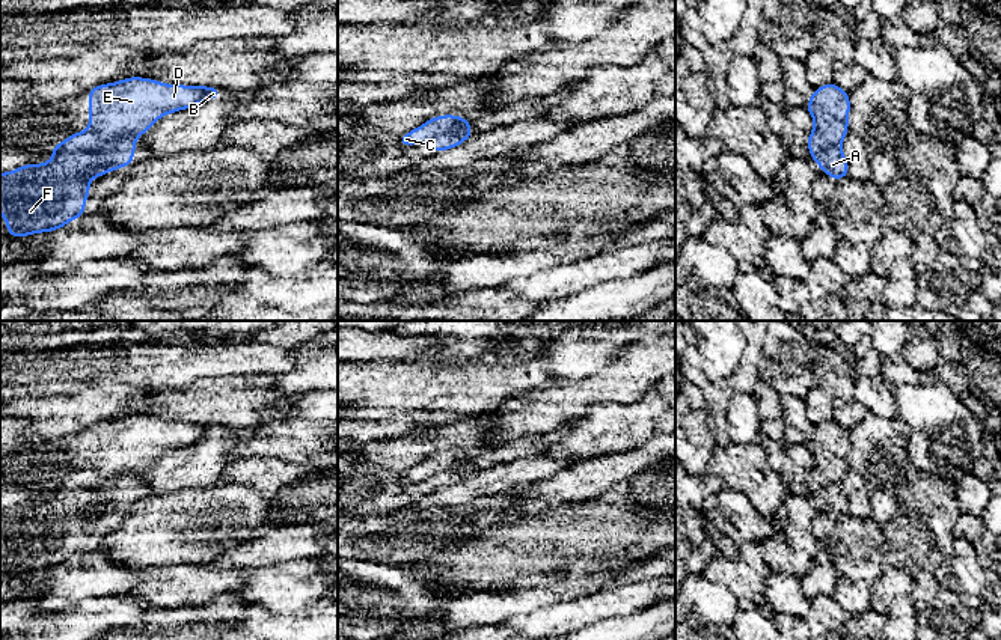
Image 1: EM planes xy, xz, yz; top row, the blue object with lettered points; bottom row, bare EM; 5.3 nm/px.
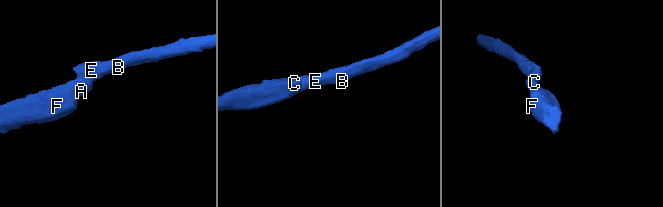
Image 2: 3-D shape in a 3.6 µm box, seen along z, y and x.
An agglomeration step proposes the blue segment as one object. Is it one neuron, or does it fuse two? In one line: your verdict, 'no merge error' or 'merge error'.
merge error

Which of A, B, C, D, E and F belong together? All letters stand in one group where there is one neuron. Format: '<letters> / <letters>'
A C F / B D E

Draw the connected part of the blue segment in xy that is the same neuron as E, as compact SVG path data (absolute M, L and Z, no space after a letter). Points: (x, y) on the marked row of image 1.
M130 77L92 87L87 95L92 108L89 131L103 140L115 140L140 137L161 116L216 99L222 95L222 89L164 84L151 78Z

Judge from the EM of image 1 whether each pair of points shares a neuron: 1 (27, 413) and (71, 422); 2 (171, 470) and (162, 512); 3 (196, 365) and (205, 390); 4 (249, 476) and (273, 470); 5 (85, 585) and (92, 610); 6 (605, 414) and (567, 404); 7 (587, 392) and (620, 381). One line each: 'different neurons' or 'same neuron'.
1: same neuron
2: different neurons
3: different neurons
4: same neuron
5: different neurons
6: different neurons
7: same neuron

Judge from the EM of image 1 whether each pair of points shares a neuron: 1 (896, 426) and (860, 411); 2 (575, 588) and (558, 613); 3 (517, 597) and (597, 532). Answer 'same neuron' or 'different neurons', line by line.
1: different neurons
2: different neurons
3: different neurons

